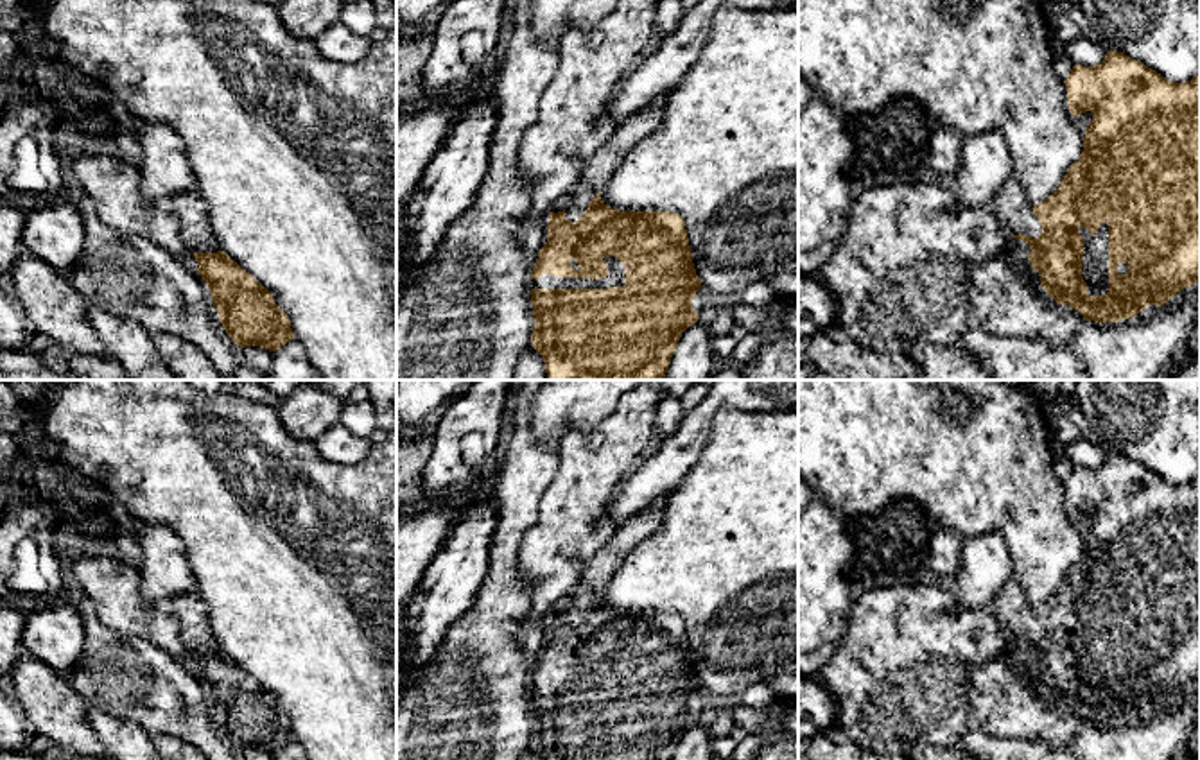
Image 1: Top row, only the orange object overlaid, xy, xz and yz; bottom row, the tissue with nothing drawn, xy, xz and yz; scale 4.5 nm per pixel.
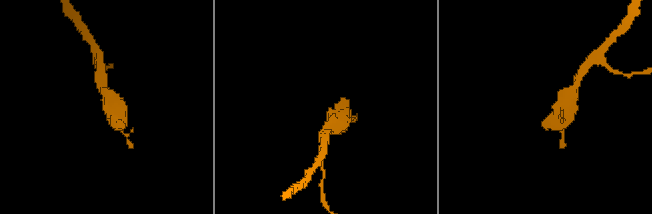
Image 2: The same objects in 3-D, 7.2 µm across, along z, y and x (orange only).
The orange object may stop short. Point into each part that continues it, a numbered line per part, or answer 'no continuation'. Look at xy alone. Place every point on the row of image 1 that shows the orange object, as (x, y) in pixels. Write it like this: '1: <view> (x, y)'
1: xy (191, 208)

